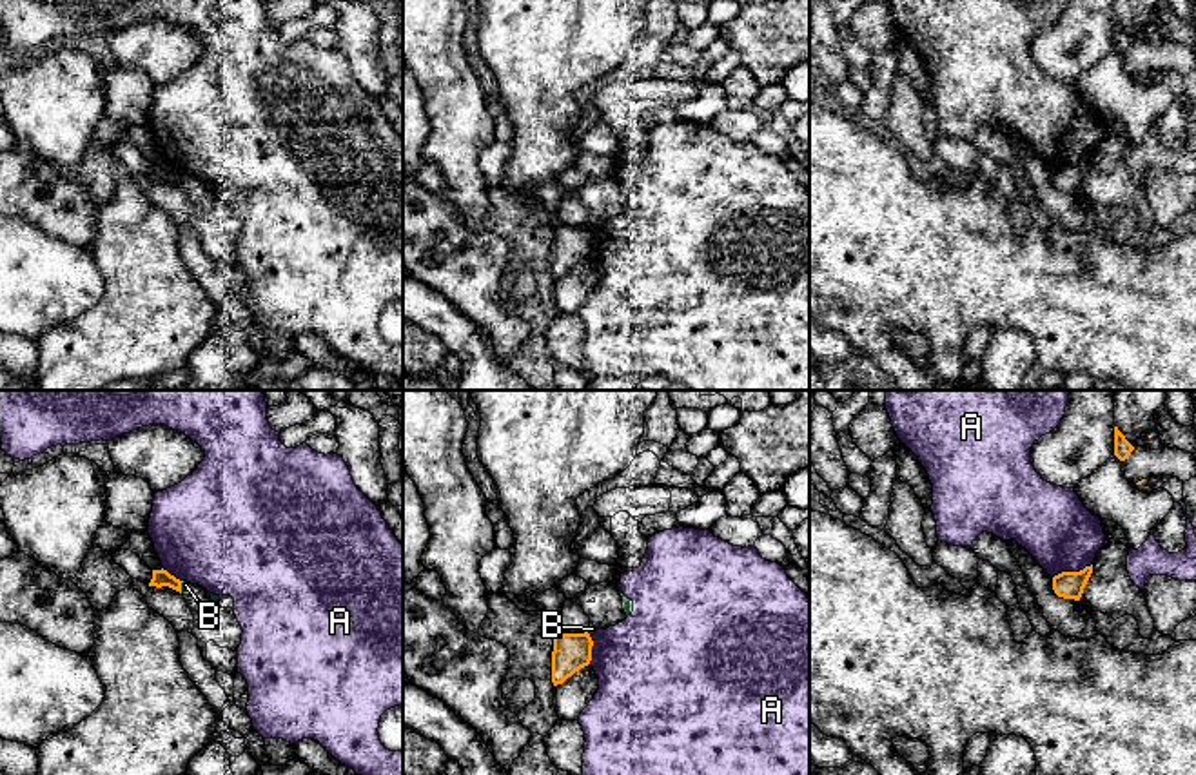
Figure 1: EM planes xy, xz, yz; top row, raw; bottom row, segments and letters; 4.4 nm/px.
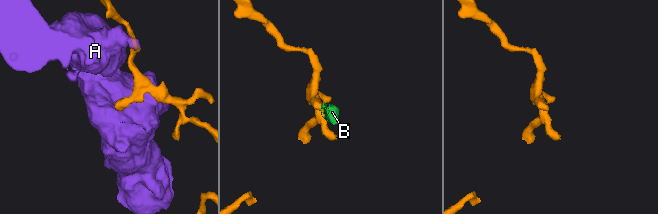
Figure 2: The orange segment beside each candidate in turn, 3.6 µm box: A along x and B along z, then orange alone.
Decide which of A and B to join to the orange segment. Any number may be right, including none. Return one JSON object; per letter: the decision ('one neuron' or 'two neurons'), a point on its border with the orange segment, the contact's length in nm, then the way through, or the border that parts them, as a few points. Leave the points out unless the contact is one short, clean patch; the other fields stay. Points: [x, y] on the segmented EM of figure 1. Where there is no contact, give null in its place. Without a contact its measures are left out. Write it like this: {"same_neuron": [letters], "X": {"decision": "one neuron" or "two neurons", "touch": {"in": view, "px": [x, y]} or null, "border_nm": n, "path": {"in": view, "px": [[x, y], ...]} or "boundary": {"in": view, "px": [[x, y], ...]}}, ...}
{"same_neuron": [], "A": {"decision": "two neurons", "touch": {"in": "yz", "px": [1071, 572]}, "border_nm": 190}, "B": {"decision": "two neurons", "touch": {"in": "xy", "px": [180, 587]}, "border_nm": 60}}

